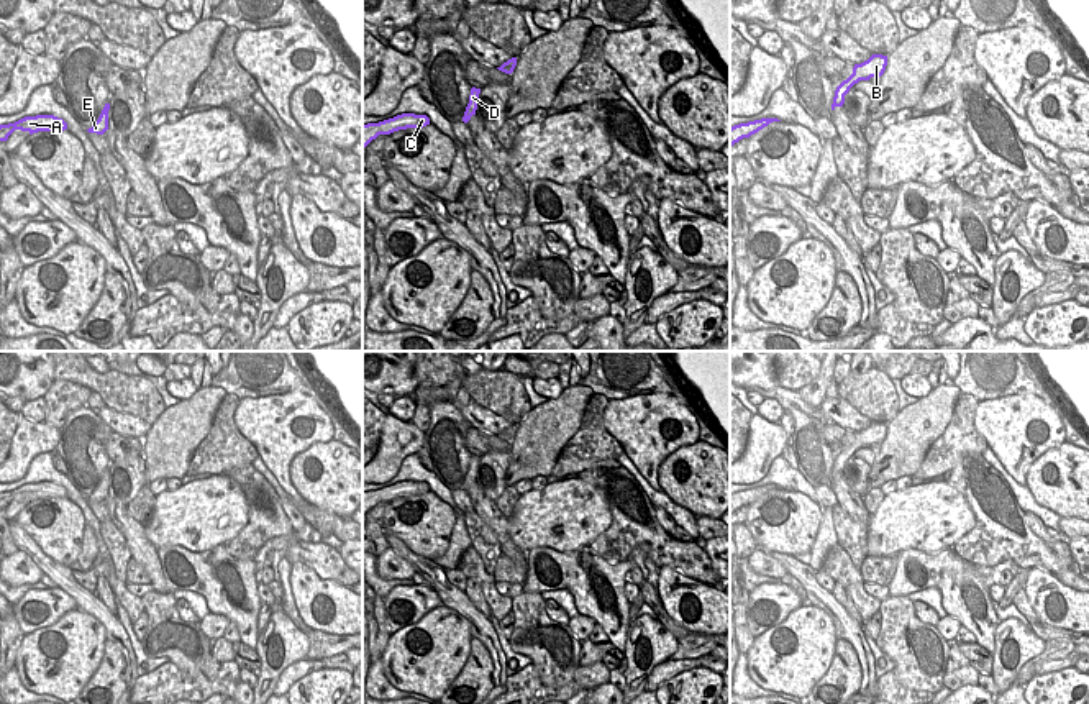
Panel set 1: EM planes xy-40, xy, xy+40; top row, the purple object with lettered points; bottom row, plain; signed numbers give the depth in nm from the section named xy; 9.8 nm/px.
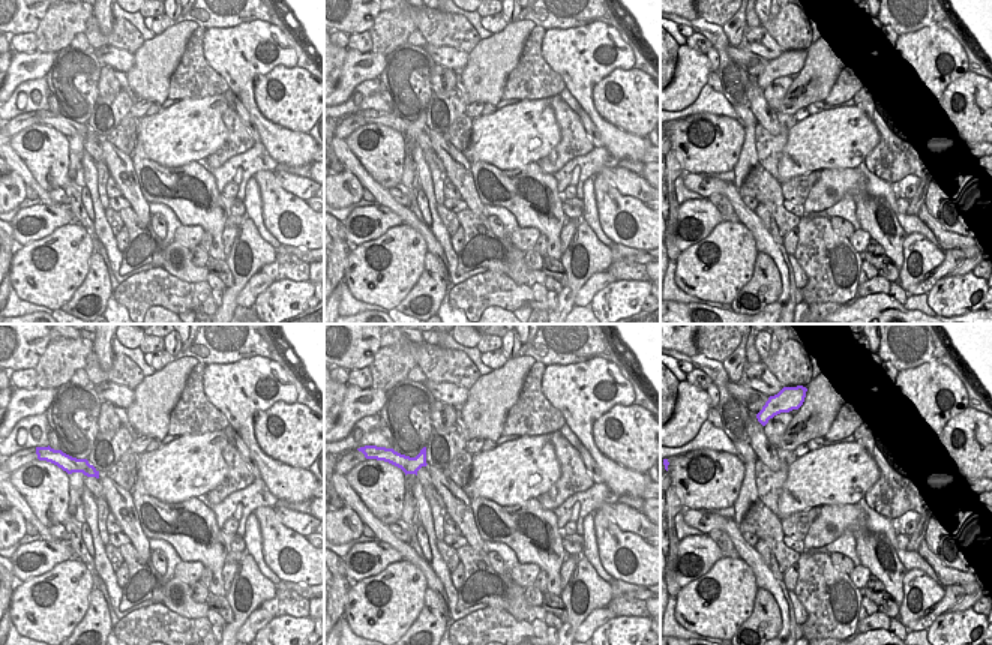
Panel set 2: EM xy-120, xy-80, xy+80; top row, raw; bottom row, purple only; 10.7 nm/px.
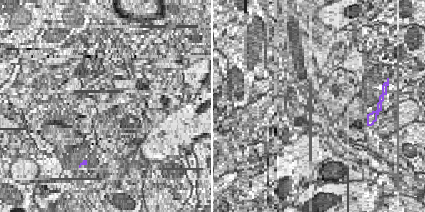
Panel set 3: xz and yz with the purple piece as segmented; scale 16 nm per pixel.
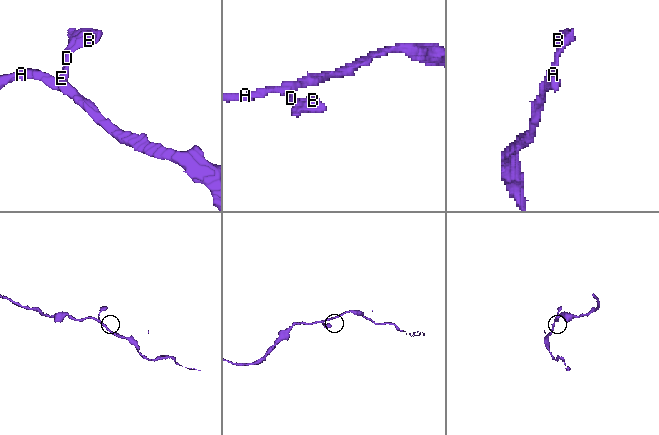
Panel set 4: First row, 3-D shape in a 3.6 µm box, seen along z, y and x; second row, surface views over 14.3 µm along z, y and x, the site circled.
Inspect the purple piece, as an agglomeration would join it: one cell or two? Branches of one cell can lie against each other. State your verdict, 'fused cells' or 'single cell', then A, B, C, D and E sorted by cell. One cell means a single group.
single cell; groups A B C D E

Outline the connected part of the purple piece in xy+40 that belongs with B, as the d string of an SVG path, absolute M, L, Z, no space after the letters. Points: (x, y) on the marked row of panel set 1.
M873 54L868 61L854 64L853 74L836 87L832 110L843 107L845 95L854 84L858 84L859 80L869 80L871 77L881 77L886 71L886 66L887 56L882 54Z

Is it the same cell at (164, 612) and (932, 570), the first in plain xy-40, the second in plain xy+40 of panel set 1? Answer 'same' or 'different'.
different

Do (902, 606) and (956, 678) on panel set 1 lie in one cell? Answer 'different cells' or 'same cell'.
different cells

